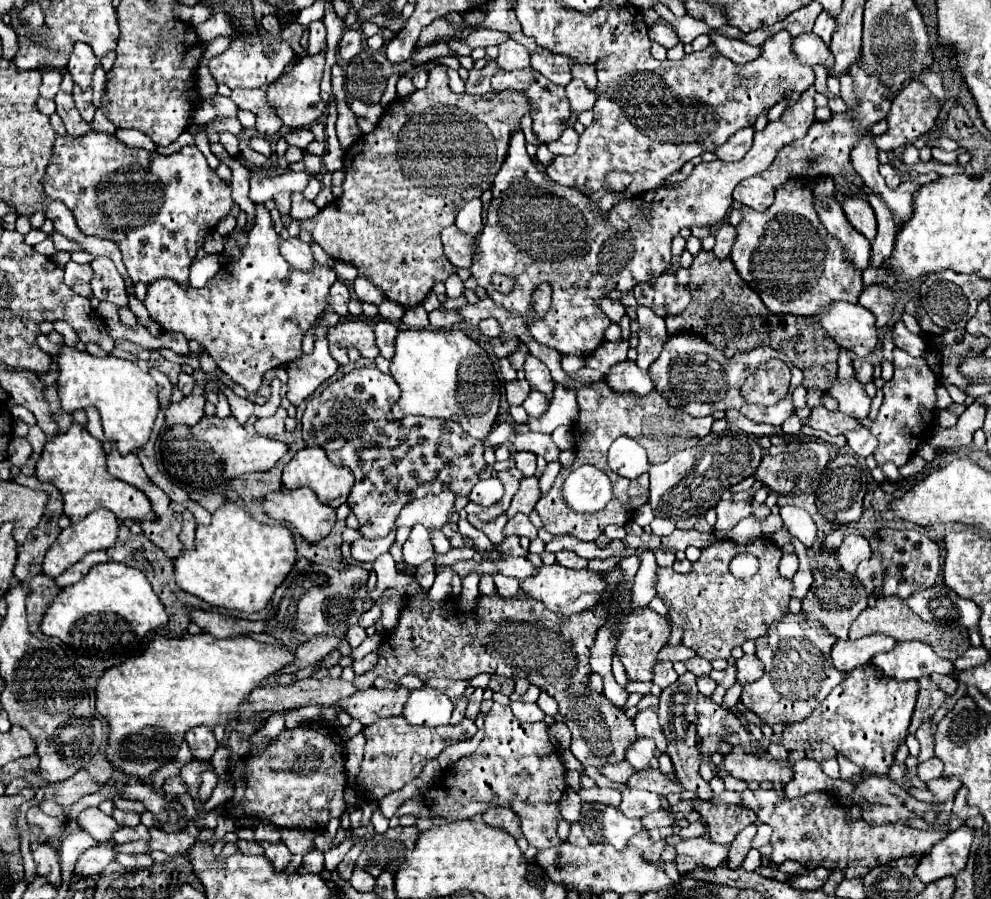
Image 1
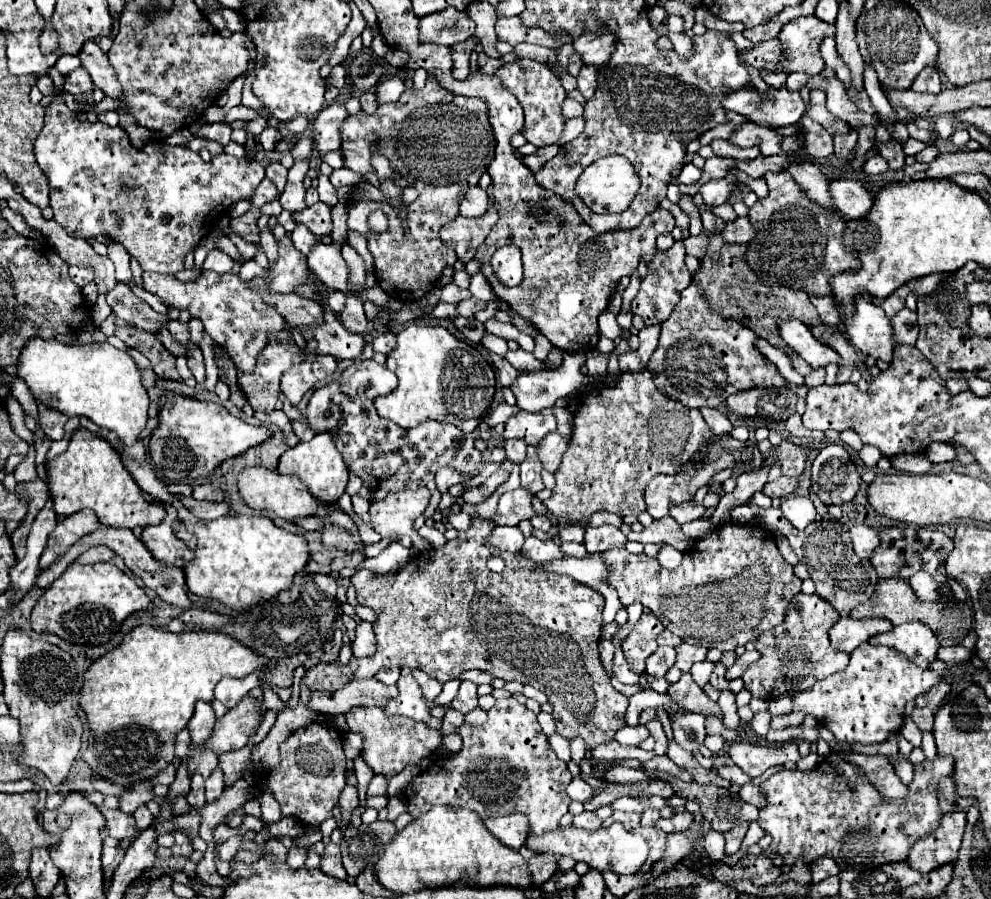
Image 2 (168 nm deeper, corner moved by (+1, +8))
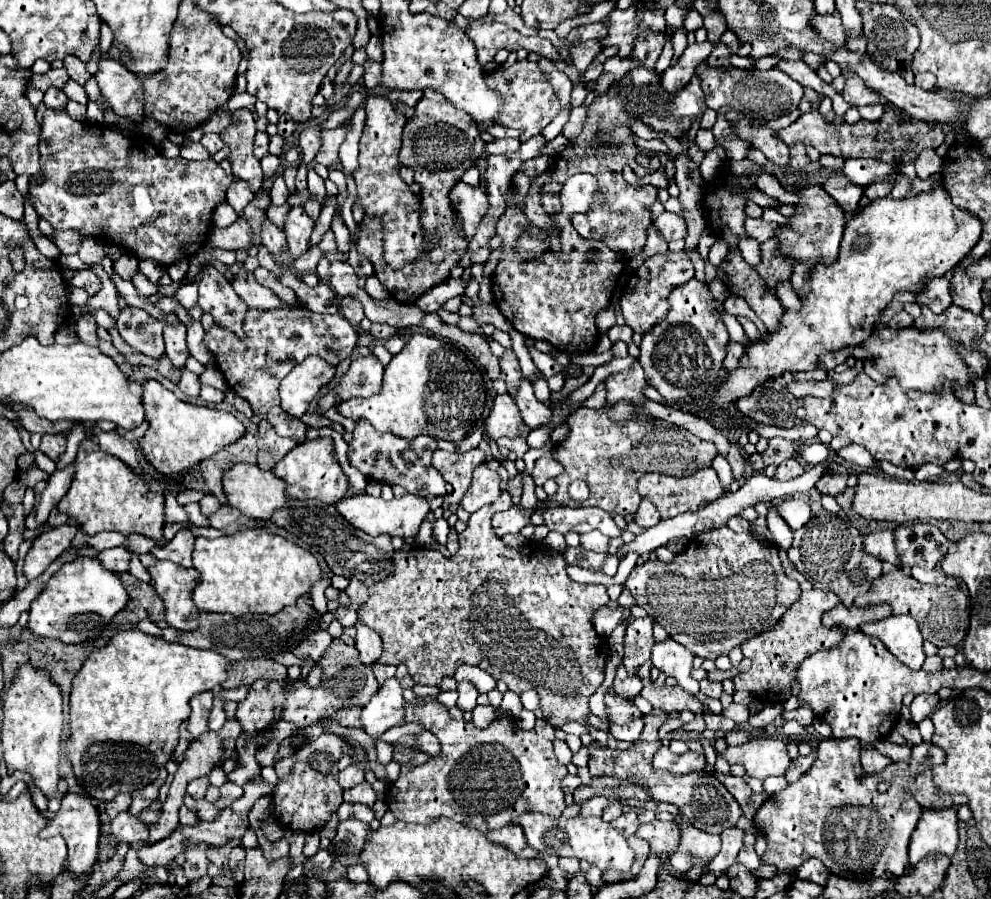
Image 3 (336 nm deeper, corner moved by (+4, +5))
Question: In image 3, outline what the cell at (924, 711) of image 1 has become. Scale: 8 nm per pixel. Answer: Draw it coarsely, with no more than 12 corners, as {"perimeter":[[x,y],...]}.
{"perimeter":[[920,694],[910,704],[912,722],[930,718],[936,694]]}

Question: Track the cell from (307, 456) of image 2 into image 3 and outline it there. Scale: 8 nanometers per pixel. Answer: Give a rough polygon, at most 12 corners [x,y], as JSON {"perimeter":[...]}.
{"perimeter":[[332,438],[306,440],[274,468],[286,496],[336,504],[348,476]]}

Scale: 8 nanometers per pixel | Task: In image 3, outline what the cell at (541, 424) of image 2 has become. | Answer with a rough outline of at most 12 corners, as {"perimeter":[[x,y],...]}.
{"perimeter":[[498,394],[484,434],[490,440],[518,434],[522,416],[508,394]]}

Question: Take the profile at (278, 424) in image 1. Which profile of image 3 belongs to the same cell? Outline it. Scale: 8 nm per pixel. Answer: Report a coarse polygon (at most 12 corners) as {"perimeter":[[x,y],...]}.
{"perimeter":[[258,426],[258,468],[272,470],[296,446]]}

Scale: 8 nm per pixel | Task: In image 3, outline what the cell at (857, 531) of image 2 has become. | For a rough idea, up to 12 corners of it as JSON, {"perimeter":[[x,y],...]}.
{"perimeter":[[892,530],[864,536],[864,550],[900,566]]}

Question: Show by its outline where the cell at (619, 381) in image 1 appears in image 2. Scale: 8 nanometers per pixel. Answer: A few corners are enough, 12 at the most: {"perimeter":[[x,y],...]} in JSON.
{"perimeter":[[635,351],[619,355],[619,371],[643,371]]}

